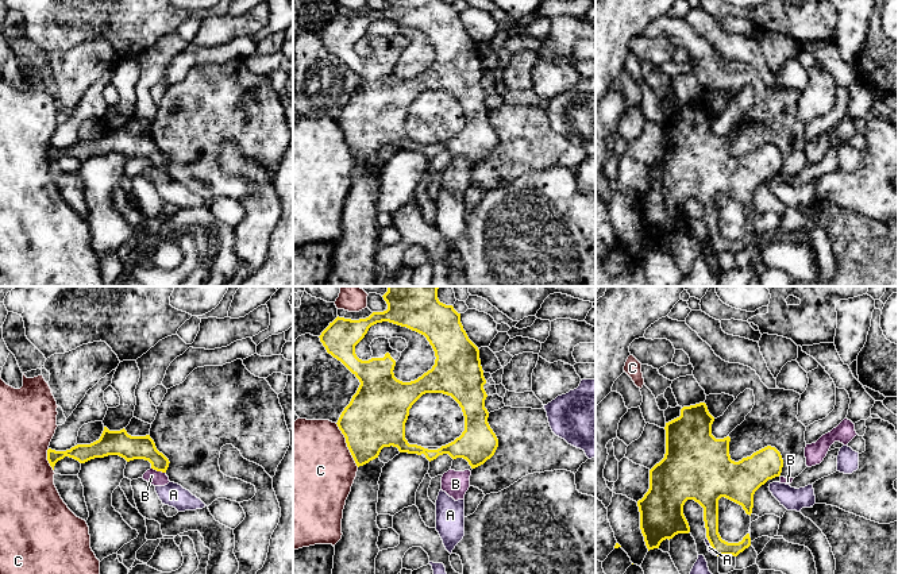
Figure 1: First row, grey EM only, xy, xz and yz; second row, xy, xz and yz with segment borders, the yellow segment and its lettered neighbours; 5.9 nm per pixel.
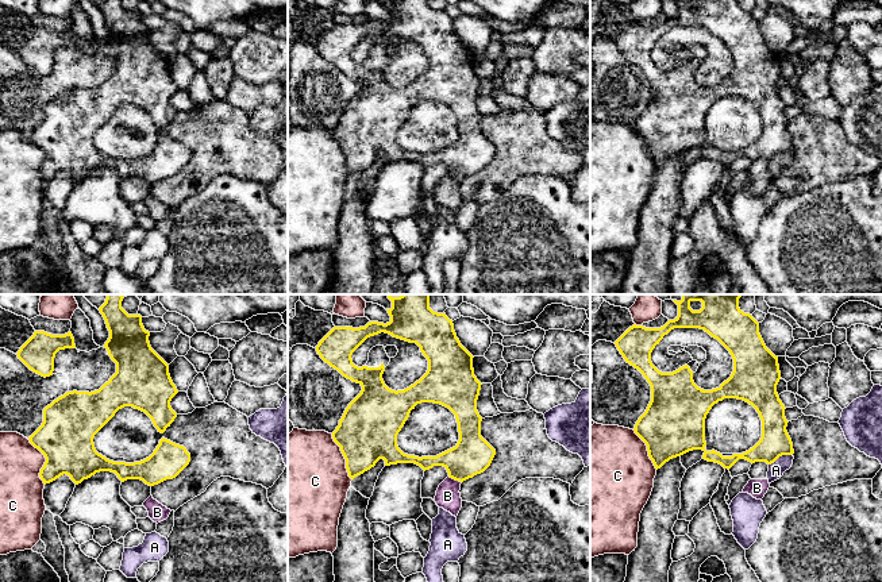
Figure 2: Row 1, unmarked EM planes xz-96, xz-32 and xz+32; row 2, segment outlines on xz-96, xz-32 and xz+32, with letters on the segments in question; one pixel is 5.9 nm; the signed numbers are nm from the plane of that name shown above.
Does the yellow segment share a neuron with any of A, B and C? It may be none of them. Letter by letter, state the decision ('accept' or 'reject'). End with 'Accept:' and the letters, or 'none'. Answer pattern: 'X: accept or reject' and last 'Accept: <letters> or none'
A: reject
B: reject
C: reject
Accept: none

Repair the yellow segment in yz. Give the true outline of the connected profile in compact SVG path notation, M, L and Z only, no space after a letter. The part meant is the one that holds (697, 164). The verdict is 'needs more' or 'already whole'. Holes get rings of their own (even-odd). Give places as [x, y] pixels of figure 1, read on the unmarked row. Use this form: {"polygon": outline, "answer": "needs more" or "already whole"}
{"polygon": "M699 100L681 107L681 113L666 120L666 151L664 155L650 167L650 186L637 199L640 209L640 227L645 243L650 247L659 246L666 236L672 236L678 231L689 231L690 224L683 212L683 203L687 197L694 197L704 205L704 219L706 235L717 254L737 254L751 243L749 231L739 240L728 240L718 231L718 197L725 194L743 204L751 213L754 205L754 192L768 177L779 174L783 165L781 150L767 143L751 154L739 159L731 157L731 135L716 136L712 132L714 115L709 111L705 100Z", "answer": "already whole"}

